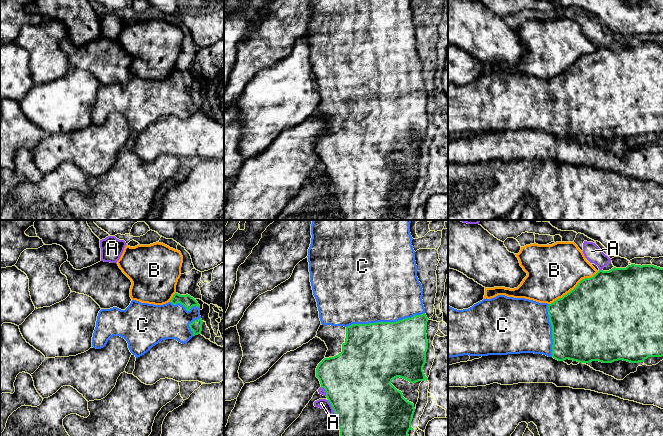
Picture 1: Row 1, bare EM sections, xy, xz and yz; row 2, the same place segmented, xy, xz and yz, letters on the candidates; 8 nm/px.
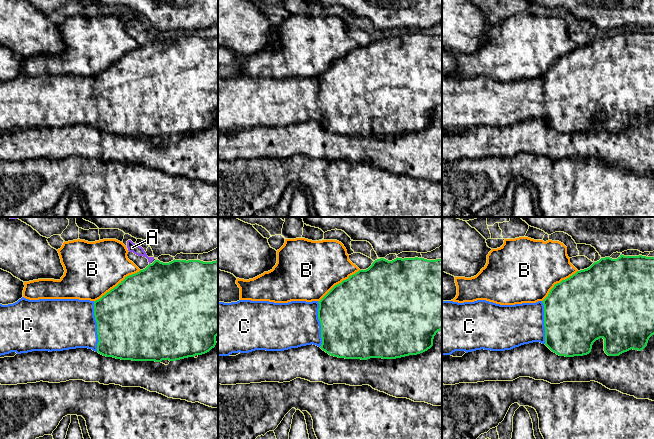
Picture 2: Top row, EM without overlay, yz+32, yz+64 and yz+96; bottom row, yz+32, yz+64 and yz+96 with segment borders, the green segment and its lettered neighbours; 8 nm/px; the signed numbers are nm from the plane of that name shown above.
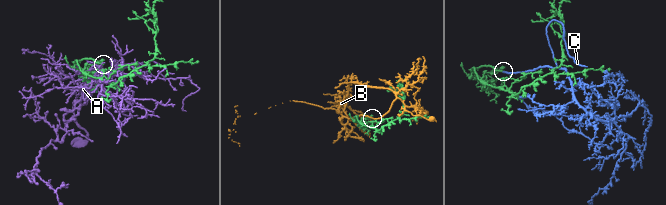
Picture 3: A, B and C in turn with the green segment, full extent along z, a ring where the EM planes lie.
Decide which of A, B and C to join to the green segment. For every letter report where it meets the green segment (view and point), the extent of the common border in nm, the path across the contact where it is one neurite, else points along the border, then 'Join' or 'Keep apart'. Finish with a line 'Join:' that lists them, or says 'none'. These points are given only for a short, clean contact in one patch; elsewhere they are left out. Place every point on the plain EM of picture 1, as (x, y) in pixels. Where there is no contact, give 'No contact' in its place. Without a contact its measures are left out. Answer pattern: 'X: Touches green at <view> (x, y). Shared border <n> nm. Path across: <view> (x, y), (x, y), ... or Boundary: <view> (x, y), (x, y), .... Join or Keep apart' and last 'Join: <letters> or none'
A: Touches green at xz (332, 183). Shared border 150 nm. Keep apart
B: Touches green at yz (574, 64). Shared border 480 nm. Keep apart
C: Touches green at xz (385, 98). Shared border 650 nm. Join
Join: C

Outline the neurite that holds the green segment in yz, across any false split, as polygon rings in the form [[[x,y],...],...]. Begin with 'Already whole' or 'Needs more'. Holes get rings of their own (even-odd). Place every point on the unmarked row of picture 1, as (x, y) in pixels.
Needs more. [[[631,40],[626,44],[599,46],[551,80],[498,71],[483,75],[468,85],[457,86],[448,82],[448,134],[520,129],[543,130],[558,137],[569,135],[579,139],[612,139],[618,136],[639,139],[648,133],[662,133],[663,44]]]

